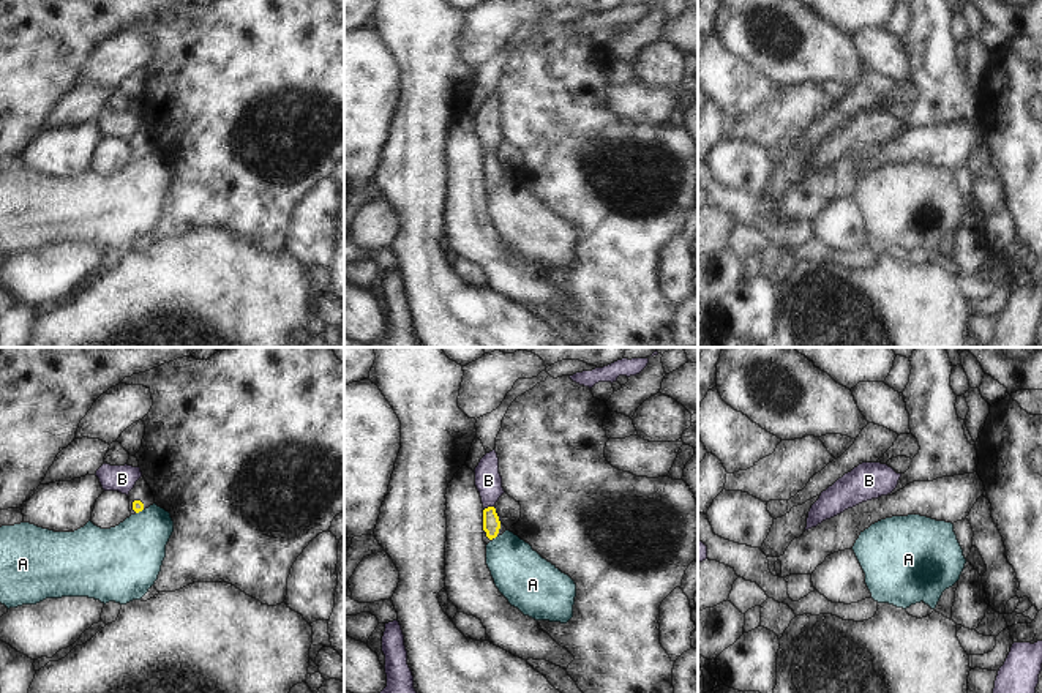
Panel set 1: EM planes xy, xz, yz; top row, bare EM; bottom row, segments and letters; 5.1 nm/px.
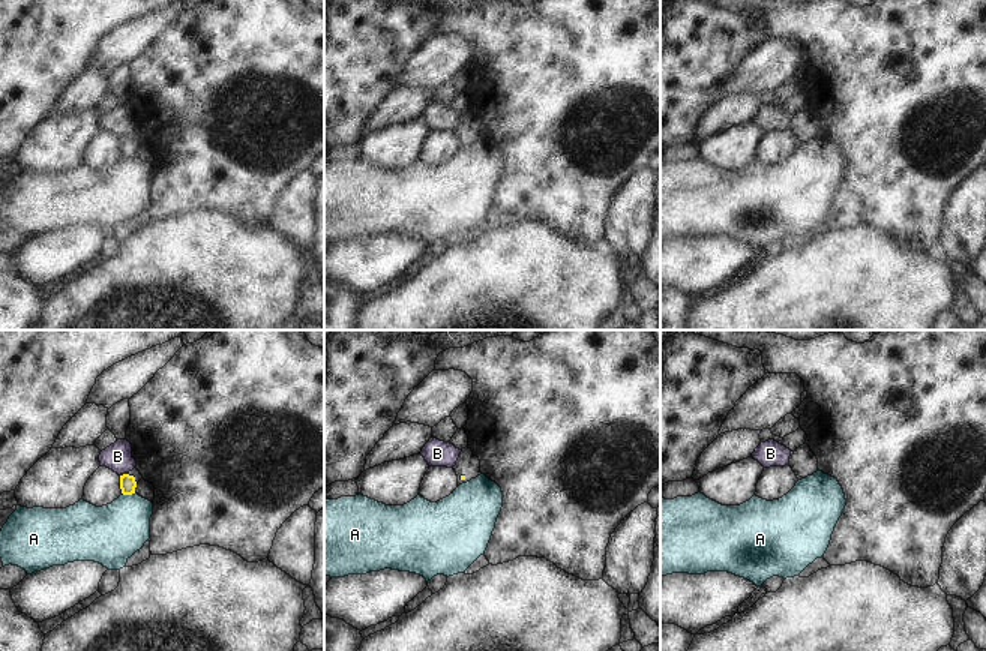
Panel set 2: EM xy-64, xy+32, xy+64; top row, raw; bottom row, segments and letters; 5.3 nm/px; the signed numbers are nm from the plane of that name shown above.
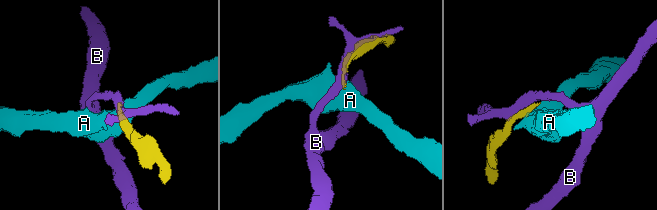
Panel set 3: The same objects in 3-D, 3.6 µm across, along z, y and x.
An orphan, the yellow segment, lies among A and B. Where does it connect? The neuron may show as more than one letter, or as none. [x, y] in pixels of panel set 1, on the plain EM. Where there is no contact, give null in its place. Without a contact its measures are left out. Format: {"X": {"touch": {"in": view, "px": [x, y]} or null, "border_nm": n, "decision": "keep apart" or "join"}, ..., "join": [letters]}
{"A": {"touch": {"in": "xy", "px": [139, 157]}, "border_nm": 50, "decision": "keep apart"}, "B": {"touch": {"in": "xz", "px": [488, 153]}, "border_nm": 50, "decision": "keep apart"}, "join": []}

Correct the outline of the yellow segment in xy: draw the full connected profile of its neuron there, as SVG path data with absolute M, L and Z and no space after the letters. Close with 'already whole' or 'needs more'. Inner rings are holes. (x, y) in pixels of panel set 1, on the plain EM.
M144 123L136 128L134 134L128 140L128 145L131 161L136 161L155 150L155 142Z; needs more

